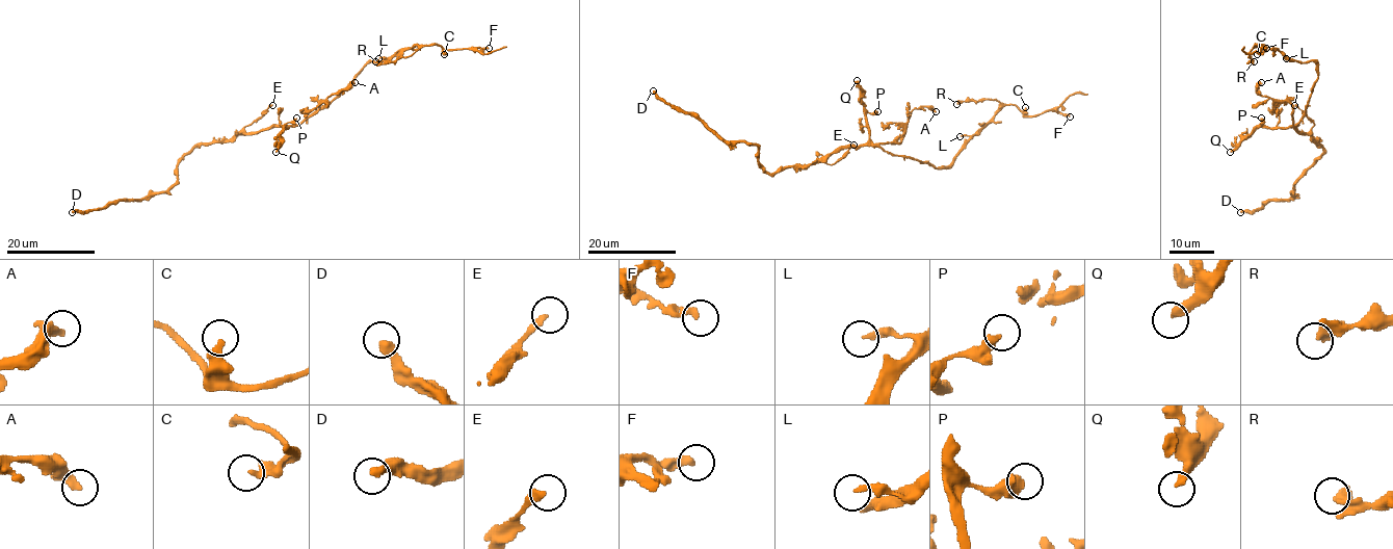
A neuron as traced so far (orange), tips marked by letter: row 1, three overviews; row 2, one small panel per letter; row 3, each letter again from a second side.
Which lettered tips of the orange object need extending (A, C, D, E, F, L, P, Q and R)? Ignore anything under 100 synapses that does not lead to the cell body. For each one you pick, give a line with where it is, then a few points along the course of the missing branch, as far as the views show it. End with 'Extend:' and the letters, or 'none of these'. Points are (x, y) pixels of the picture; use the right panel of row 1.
Q: Place: (1230, 152). Course of what is missing: (1230, 152), (1223, 162), (1221, 183), (1210, 195), (1208, 211), (1211, 214)
Extend: Q

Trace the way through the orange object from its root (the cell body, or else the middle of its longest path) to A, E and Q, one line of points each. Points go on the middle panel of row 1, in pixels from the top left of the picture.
A: (872, 146), (899, 142), (903, 125), (915, 108), (930, 107), (936, 111)
E: (872, 146), (849, 146), (835, 151), (824, 161), (833, 164), (853, 145)
Q: (872, 146), (861, 87), (857, 80)

